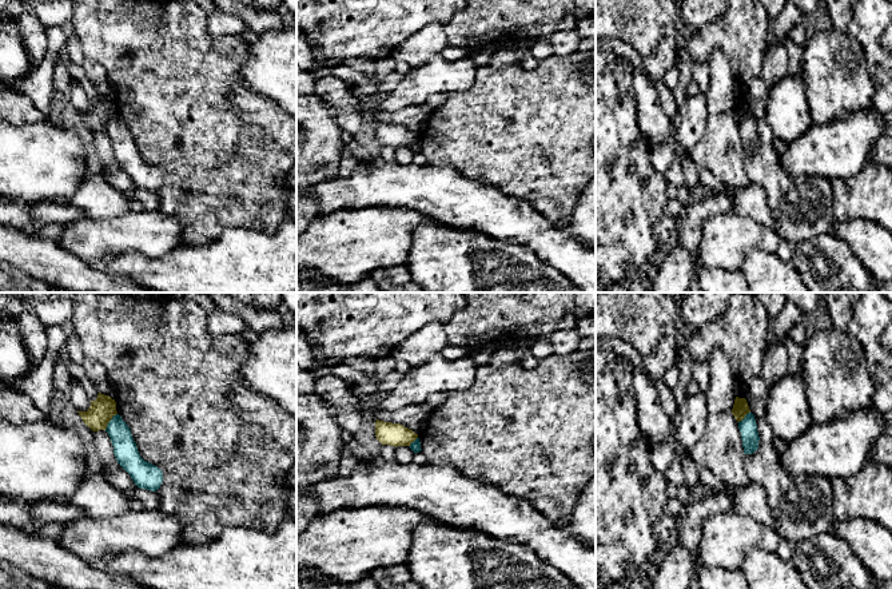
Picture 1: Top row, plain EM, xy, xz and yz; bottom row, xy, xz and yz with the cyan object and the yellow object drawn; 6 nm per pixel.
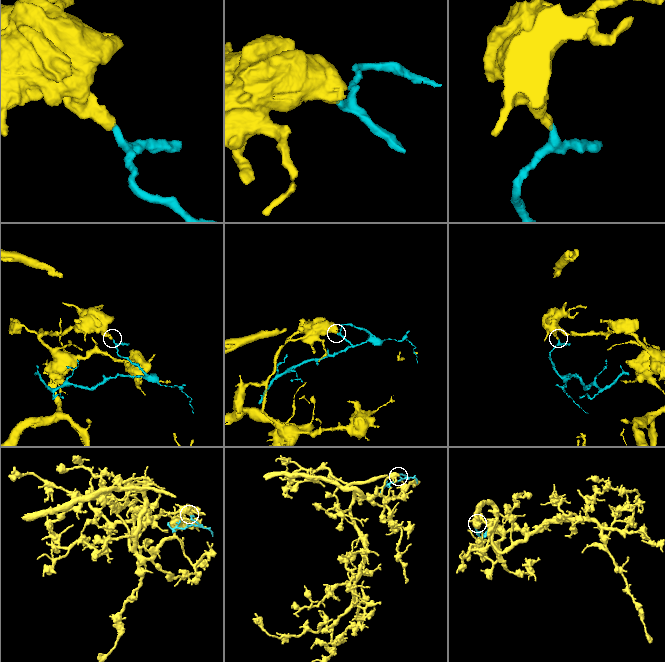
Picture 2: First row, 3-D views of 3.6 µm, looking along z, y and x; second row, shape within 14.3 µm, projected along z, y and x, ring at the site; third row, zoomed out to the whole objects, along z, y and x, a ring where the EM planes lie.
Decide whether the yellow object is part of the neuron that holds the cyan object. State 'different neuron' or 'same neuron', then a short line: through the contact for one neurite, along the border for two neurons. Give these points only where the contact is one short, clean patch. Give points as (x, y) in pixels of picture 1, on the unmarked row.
different neuron; line xy (116, 114), (104, 130)

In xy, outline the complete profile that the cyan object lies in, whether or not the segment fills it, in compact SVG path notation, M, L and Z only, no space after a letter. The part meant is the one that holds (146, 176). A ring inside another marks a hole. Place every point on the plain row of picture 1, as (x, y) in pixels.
M119 115L112 118L105 132L111 139L118 164L131 176L135 186L156 192L163 183L163 174L140 158L131 131Z

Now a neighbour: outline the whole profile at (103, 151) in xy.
M105 131L95 132L95 151L93 155L100 164L100 171L115 171L118 162L114 155L111 139Z

